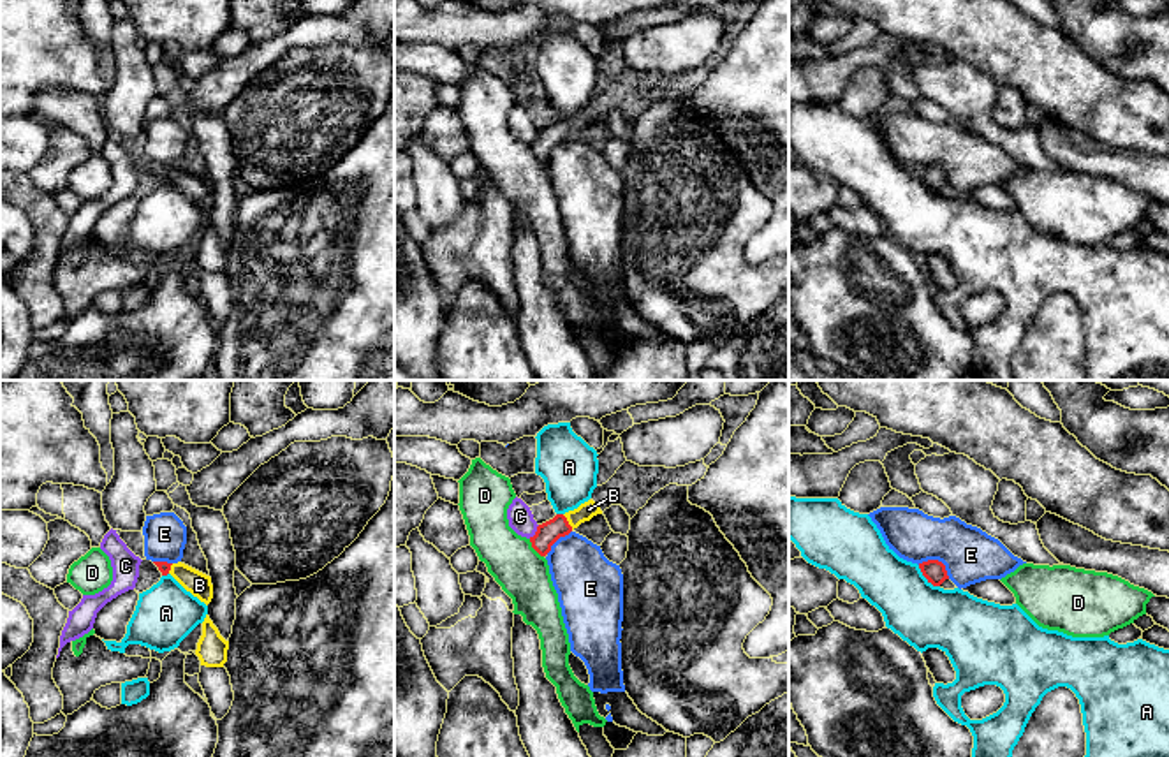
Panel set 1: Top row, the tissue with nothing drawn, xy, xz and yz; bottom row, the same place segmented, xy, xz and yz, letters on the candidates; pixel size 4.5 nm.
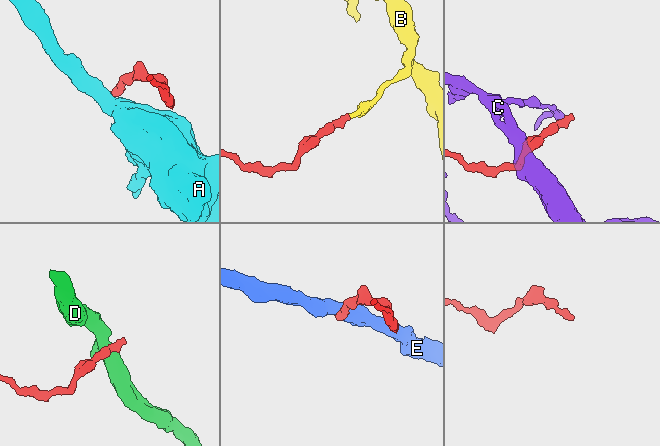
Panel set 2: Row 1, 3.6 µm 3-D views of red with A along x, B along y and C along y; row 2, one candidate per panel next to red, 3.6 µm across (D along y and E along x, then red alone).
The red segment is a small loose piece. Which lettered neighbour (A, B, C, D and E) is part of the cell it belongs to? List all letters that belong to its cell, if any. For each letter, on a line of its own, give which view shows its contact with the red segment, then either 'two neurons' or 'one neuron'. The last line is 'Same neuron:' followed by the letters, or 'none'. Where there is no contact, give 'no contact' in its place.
A: meets red in yz; two neurons
B: meets red in xz; one neuron
C: meets red in xz; two neurons
D: meets red in xz; two neurons
E: meets red in yz; two neurons
Same neuron: B

